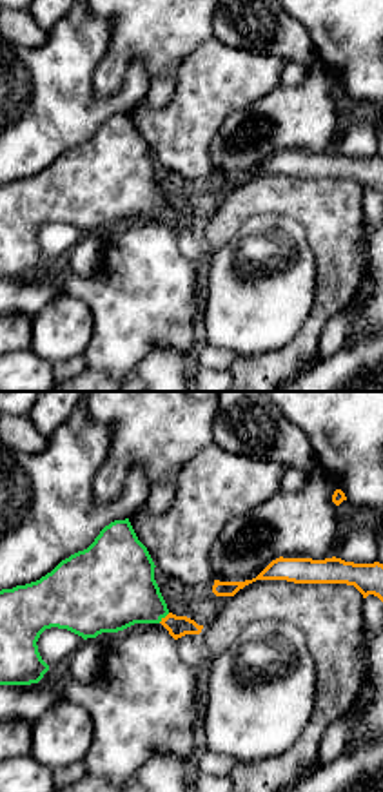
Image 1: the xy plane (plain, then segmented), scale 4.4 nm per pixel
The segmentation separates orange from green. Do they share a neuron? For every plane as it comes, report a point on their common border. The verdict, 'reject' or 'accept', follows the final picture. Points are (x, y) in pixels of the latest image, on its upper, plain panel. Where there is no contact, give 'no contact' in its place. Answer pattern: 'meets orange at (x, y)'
meets orange at (166, 211)

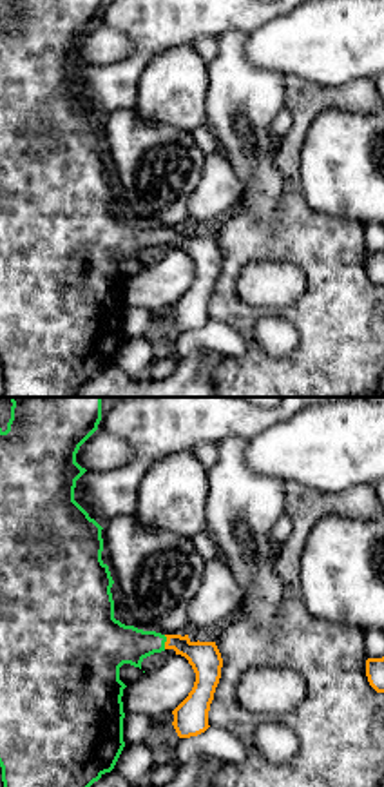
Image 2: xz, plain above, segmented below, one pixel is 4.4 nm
meets orange at (165, 236)

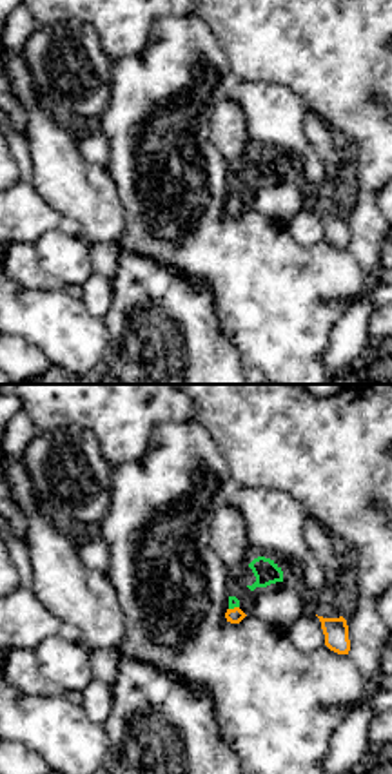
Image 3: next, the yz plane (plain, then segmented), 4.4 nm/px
meets orange at (235, 202)

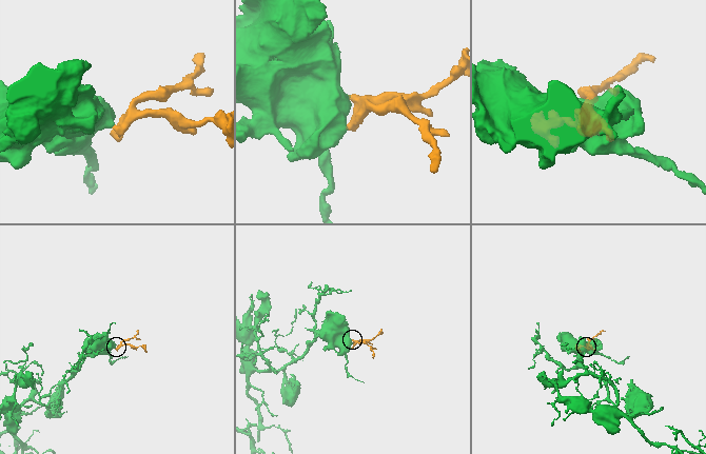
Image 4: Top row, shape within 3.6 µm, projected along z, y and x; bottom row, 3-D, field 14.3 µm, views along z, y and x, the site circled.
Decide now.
accept

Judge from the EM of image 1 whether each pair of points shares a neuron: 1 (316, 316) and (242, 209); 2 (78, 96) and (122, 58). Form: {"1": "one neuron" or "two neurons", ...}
{"1": "one neuron", "2": "two neurons"}

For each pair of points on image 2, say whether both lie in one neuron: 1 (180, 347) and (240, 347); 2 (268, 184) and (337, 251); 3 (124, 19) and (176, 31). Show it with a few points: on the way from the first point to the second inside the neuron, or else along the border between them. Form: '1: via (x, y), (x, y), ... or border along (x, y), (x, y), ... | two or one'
1: via (194, 341), (225, 341) | one
2: border along (274, 155), (283, 196), (279, 218), (267, 225) | two
3: via (136, 19), (163, 19) | one

